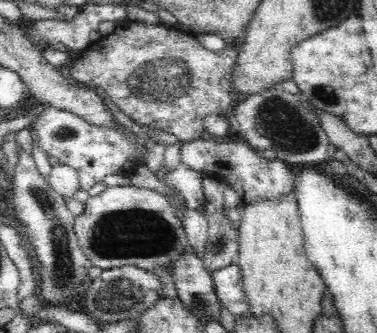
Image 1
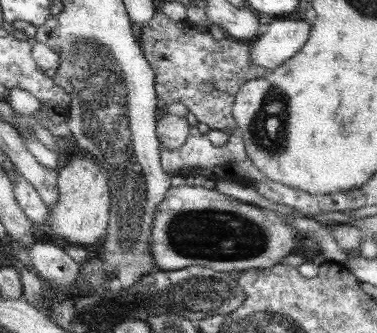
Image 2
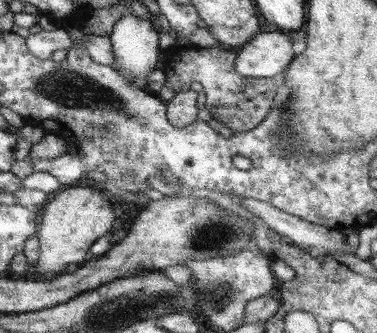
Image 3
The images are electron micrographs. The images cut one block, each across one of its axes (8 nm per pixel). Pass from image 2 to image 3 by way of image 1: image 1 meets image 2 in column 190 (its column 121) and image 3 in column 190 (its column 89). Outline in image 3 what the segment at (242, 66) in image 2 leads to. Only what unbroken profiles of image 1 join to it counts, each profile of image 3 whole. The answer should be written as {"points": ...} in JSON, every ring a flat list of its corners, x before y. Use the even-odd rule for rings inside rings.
{"points":[[173,46,167,54,167,62,163,64,165,74,165,86,169,86,173,92,187,88,191,82,199,82,203,86,203,92,207,96,205,108,209,110,211,118,219,120,221,124,229,126,235,134,255,130,265,116,273,110,275,104,275,80,273,78,247,78,235,72,235,50,227,48,181,48]]}

